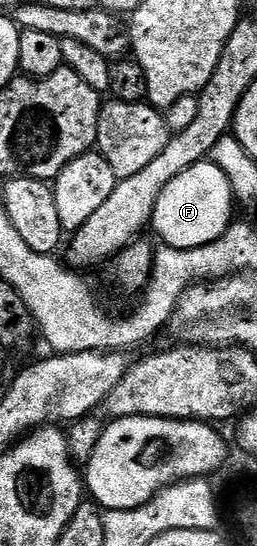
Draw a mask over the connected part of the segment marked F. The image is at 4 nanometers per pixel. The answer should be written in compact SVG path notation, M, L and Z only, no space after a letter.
M211 160L199 161L193 167L181 171L161 191L151 216L150 228L160 237L168 249L192 249L205 243L213 243L233 223L231 217L233 196L229 179Z

